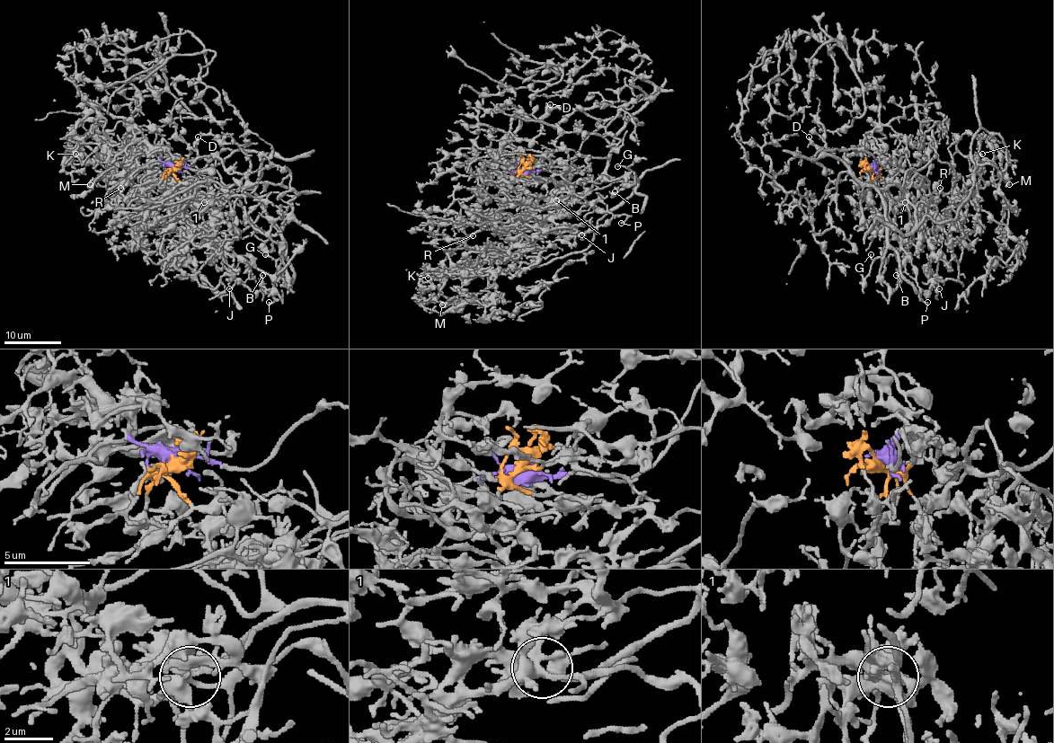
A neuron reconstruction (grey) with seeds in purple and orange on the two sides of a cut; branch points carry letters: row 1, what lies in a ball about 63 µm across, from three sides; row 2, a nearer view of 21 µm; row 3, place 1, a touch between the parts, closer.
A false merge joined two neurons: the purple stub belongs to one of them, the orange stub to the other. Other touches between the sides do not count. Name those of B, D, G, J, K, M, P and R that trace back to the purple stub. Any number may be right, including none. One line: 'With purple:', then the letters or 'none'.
With purple: B, D, G, J, P

